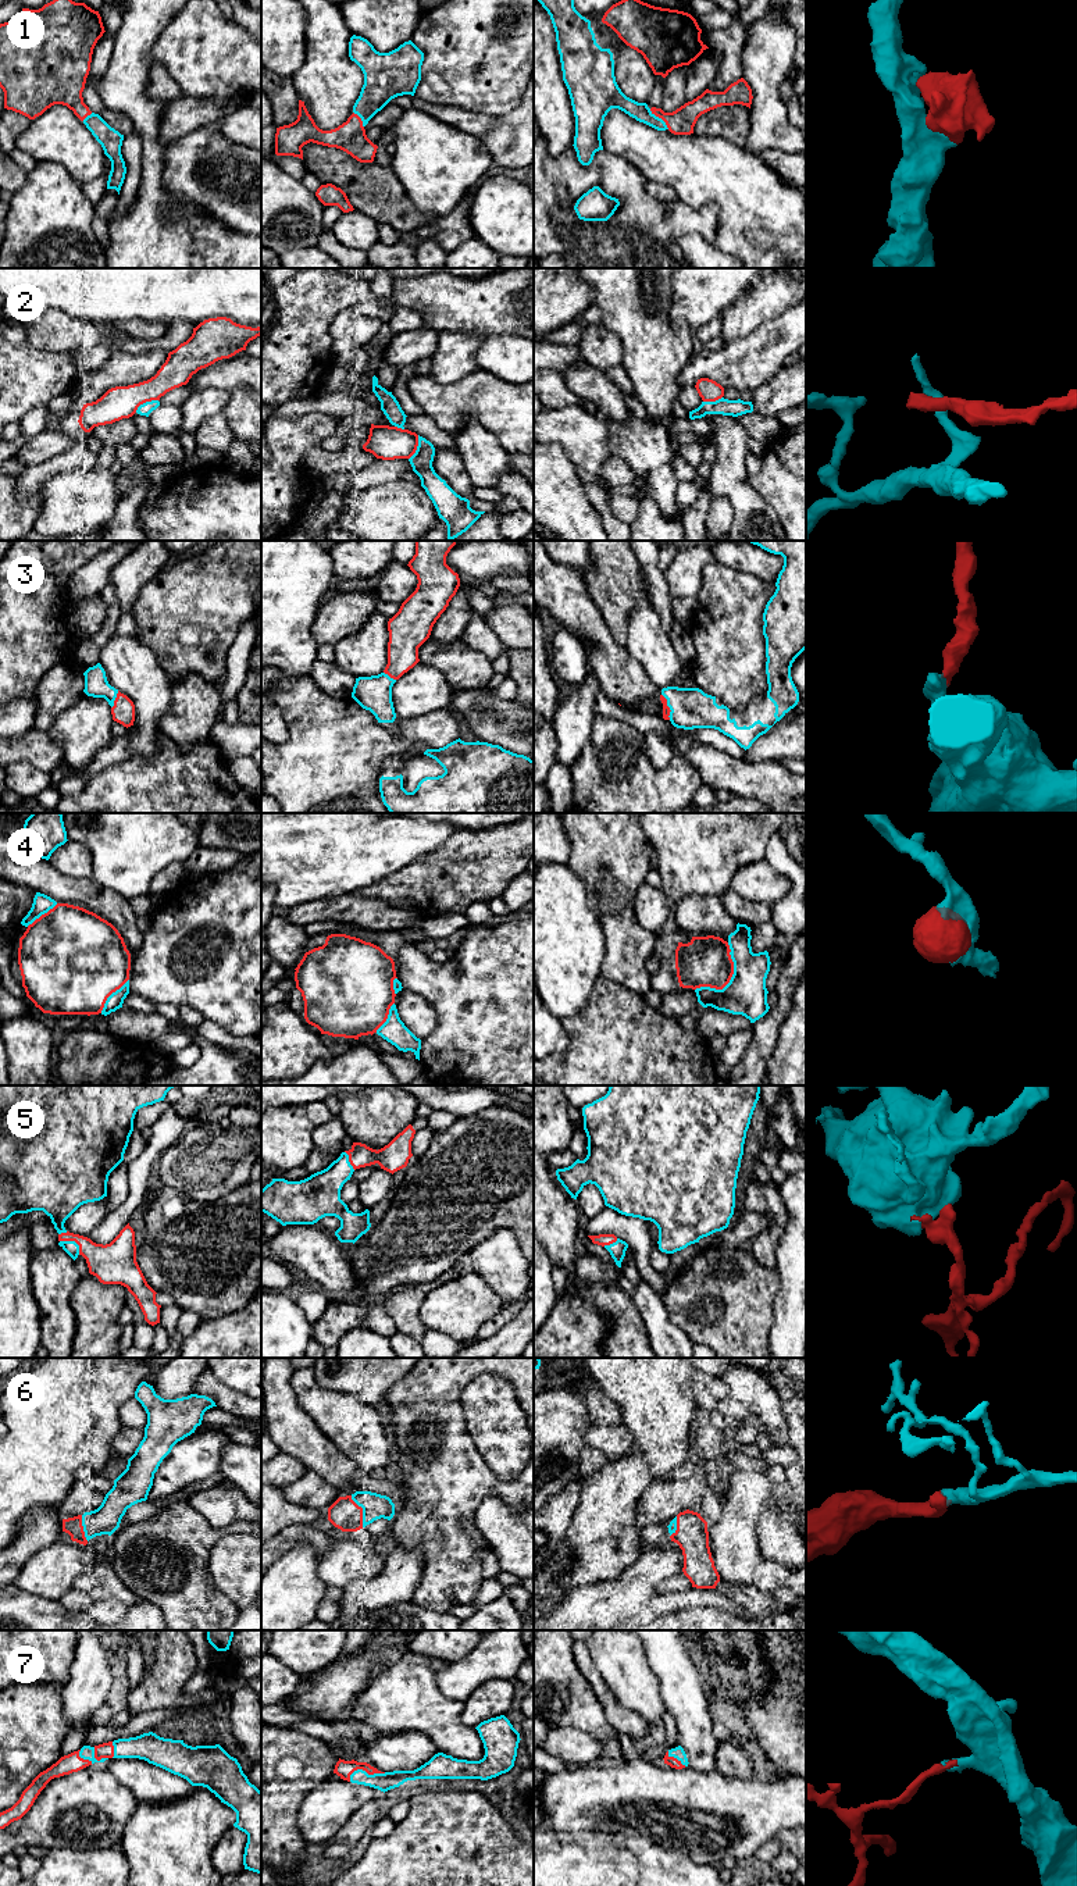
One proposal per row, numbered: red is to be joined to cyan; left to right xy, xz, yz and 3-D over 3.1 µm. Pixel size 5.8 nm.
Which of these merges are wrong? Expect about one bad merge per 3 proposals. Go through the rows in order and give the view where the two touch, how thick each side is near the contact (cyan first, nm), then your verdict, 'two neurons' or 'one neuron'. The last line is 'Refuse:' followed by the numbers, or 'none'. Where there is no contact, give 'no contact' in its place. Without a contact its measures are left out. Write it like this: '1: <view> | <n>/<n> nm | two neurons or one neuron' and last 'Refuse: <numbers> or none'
1: yz | 100/150 nm | one neuron
2: xy | 70/190 nm | two neurons
3: yz | 240/50 nm | one neuron
4: yz | 240/280 nm | one neuron
5: xy | 80/220 nm | one neuron
6: xz | 150/180 nm | one neuron
7: xz | 110/100 nm | one neuron
Refuse: 2

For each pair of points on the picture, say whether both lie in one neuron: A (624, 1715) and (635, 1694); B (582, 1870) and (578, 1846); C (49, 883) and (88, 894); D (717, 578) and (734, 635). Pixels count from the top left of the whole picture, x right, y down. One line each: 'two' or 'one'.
A: two
B: one
C: one
D: one

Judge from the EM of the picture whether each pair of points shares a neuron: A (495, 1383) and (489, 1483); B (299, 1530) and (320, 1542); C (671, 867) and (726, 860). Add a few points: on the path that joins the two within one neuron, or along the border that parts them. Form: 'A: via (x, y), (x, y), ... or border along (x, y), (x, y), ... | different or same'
A: border along (473, 1441), (485, 1464), (499, 1478), (519, 1482) | different
B: via (305, 1533), (314, 1536) | same
C: via (685, 860), (712, 860) | same

